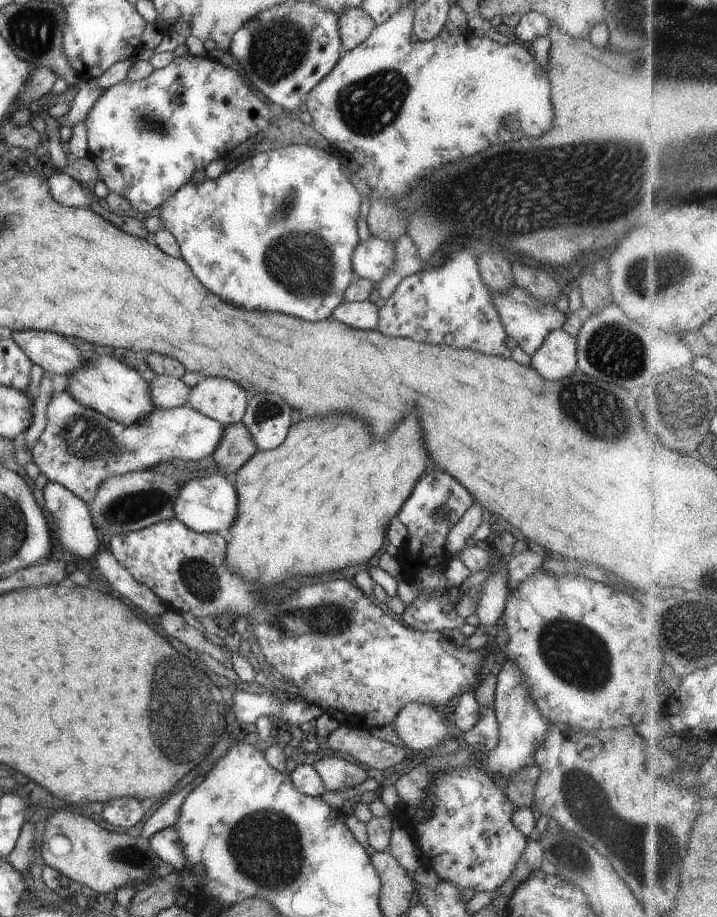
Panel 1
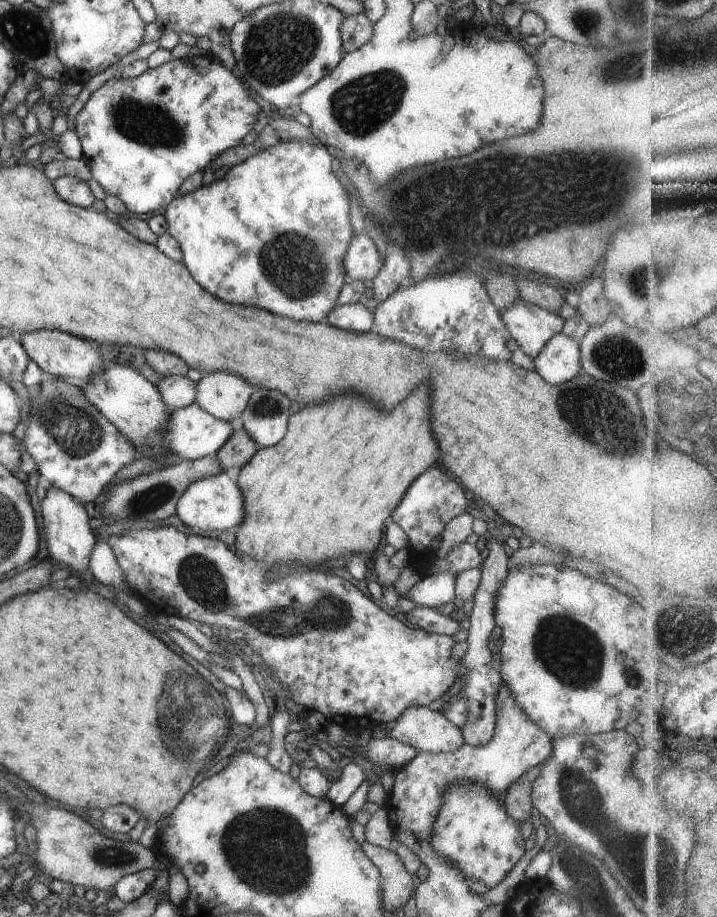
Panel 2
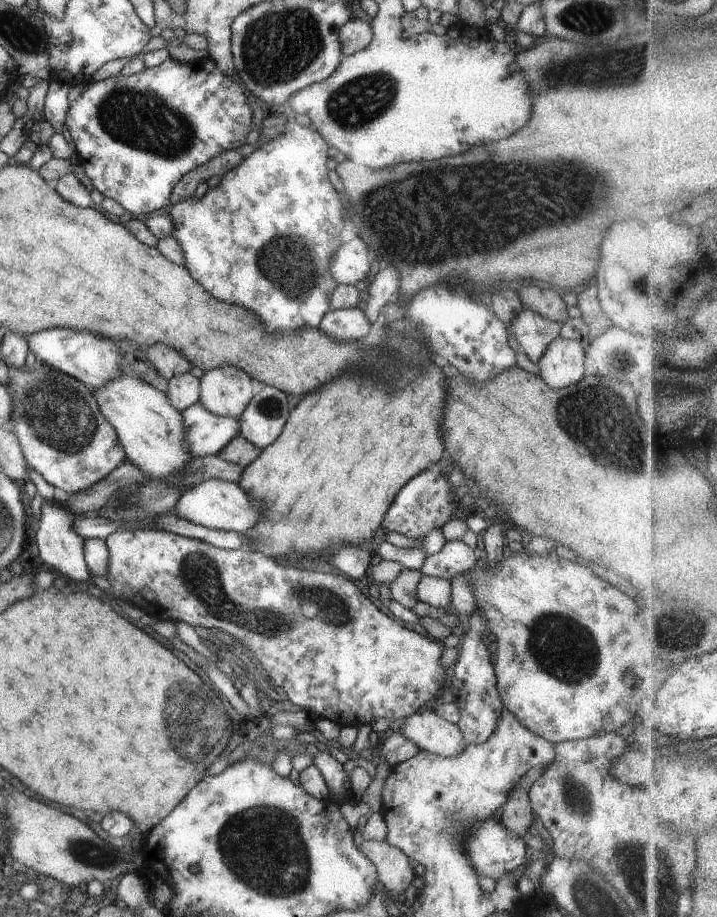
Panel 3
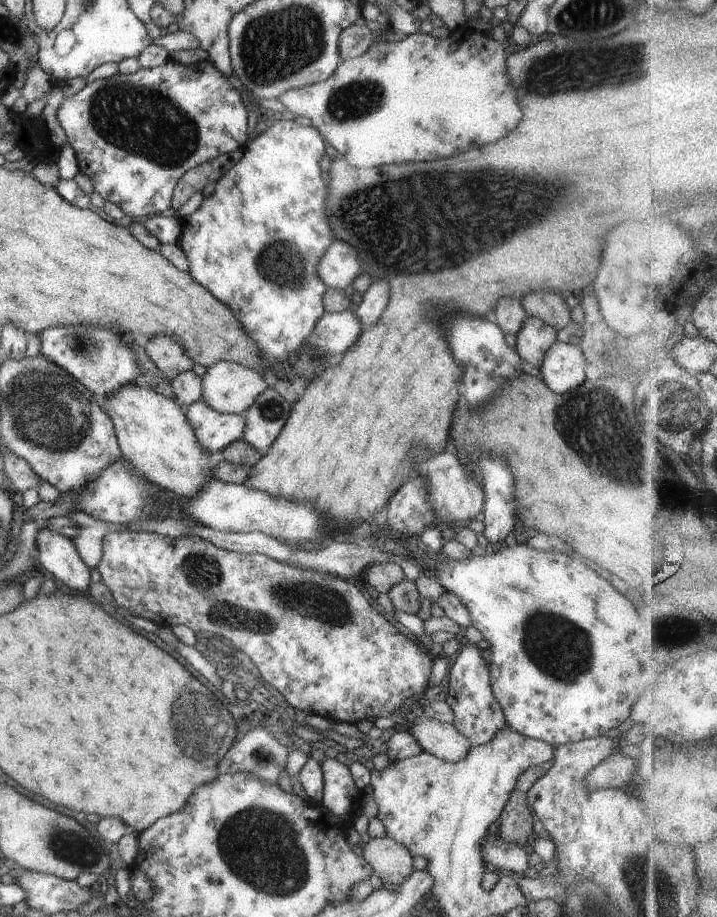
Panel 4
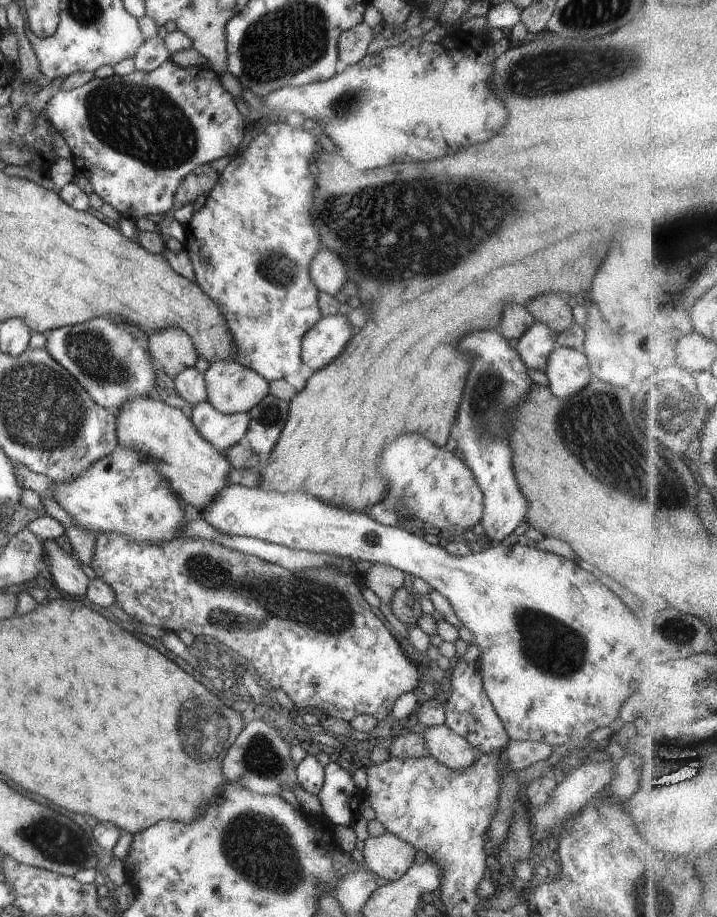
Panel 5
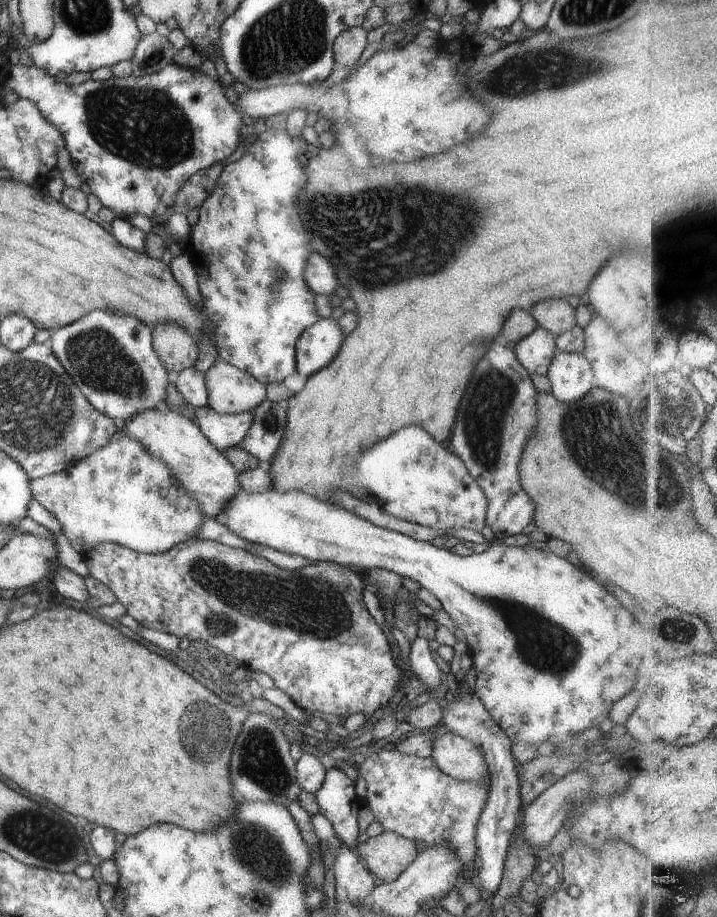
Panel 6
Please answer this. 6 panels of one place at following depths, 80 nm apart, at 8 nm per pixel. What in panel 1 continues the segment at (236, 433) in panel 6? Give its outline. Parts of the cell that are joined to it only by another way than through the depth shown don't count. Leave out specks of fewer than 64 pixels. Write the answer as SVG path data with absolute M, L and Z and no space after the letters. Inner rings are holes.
M57 388L54 391L45 409L45 418L47 418L47 424L30 450L33 456L32 462L38 466L47 481L61 484L84 503L89 502L93 494L99 490L99 484L111 476L131 471L145 471L145 468L156 466L163 460L195 462L212 455L217 442L225 432L225 426L221 422L203 416L187 404L171 409L157 408L153 410L153 414L149 412L147 418L141 418L139 424L123 426L91 408L81 406L71 398L65 388Z

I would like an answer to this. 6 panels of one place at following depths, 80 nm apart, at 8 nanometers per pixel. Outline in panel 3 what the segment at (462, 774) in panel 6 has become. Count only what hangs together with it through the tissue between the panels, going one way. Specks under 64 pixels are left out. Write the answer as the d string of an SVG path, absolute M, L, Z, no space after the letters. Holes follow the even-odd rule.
M428 708L399 720L393 728L396 733L409 738L417 748L436 756L453 758L467 746L455 723L439 718Z

